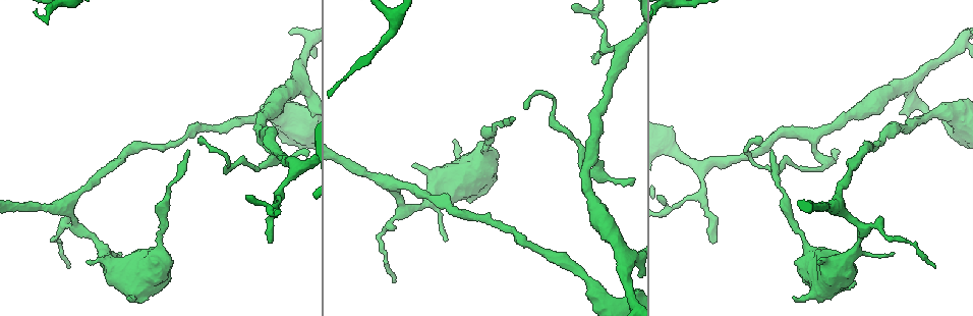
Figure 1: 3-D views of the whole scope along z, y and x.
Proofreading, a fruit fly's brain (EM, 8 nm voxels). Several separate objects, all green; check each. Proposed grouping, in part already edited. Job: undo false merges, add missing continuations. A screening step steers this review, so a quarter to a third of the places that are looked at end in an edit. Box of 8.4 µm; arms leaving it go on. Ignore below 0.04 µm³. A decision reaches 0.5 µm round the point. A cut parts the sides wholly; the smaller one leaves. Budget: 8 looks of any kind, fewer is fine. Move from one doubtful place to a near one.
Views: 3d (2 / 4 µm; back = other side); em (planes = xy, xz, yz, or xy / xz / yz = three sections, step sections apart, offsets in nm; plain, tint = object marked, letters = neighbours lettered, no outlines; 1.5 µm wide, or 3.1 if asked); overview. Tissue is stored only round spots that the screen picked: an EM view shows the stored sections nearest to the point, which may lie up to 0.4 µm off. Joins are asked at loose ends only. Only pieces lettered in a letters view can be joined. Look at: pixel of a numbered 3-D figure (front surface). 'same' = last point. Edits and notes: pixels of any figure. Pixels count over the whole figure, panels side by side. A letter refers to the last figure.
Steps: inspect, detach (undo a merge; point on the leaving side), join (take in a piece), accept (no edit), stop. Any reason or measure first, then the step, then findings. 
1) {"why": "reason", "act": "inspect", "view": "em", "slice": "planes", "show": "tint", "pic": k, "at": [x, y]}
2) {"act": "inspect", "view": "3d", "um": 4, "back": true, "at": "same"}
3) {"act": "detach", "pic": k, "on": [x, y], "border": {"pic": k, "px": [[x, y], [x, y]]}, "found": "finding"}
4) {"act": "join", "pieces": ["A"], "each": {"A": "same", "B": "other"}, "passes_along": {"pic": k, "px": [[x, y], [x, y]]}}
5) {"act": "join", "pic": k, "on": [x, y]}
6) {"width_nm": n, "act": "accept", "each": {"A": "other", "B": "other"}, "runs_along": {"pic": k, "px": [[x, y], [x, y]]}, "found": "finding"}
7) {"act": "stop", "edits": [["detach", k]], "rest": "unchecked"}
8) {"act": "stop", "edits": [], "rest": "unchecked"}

{"why": "branch stops here", "act": "inspect", "view": "em", "slice": "xz", "step": 4, "show": "letters", "pic": 1, "at": [714, 242]}

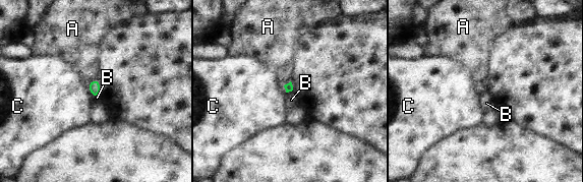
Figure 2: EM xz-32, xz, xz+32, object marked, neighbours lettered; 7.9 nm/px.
{"why": "cut it another way", "act": "inspect", "view": "em", "slice": "planes", "show": "letters", "at": "same"}

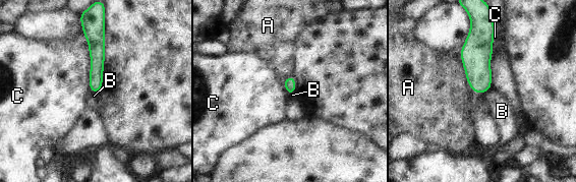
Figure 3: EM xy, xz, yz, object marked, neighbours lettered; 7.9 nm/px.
{"act": "accept", "each": {"A": "other", "B": "other", "C": "other"}, "border": {"pic": 3, "px": [[491, 87], [483, 94]]}, "found": "no lettered piece goes on from it"}

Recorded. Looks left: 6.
{"why": "three arms meet", "act": "inspect", "view": "3d", "um": 2, "pic": 1, "at": [908, 81]}

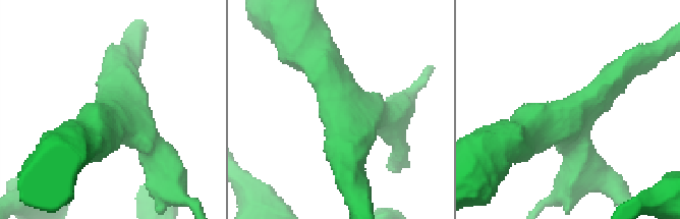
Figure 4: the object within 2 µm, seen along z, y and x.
{"arms": 3, "arm_widths_nm": [220, 280, 420], "act": "inspect", "view": "em", "slice": "planes", "show": "letters", "pic": 4, "at": [342, 112]}

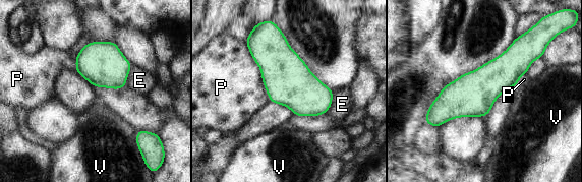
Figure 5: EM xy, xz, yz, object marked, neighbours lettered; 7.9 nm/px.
{"act": "accept", "each": {"E": "other", "P": "other", "V": "other"}, "found": "continuous, no second neuron"}

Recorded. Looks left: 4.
{"why": "calibre changes", "act": "inspect", "view": "3d", "um": 2, "pic": 1, "at": [265, 115]}

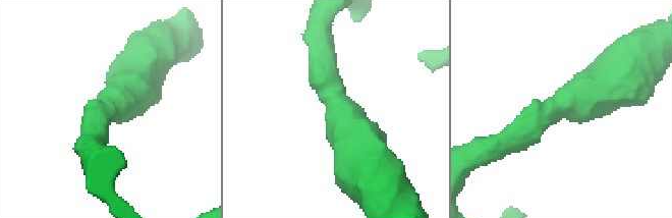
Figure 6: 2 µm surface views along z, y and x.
{"arm_widths_nm": [220, 480], "why": "need the tissue", "act": "inspect", "view": "em", "slice": "planes", "show": "letters", "pic": 6, "at": [332, 99]}

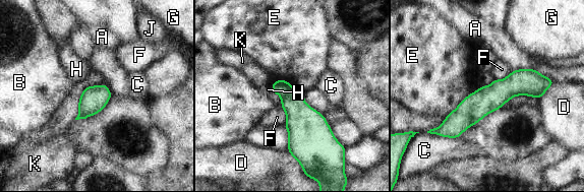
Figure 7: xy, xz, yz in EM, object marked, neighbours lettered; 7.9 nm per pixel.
{"act": "accept", "each": {"A": "other", "B": "other", "C": "other", "D": "other", "E": "other", "F": "other", "G": "other", "H": "other", "J": "other", "K": "other"}, "found": "all the same neuron"}

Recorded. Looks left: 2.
{"act": "stop", "edits": [], "rest": "unchecked"}

